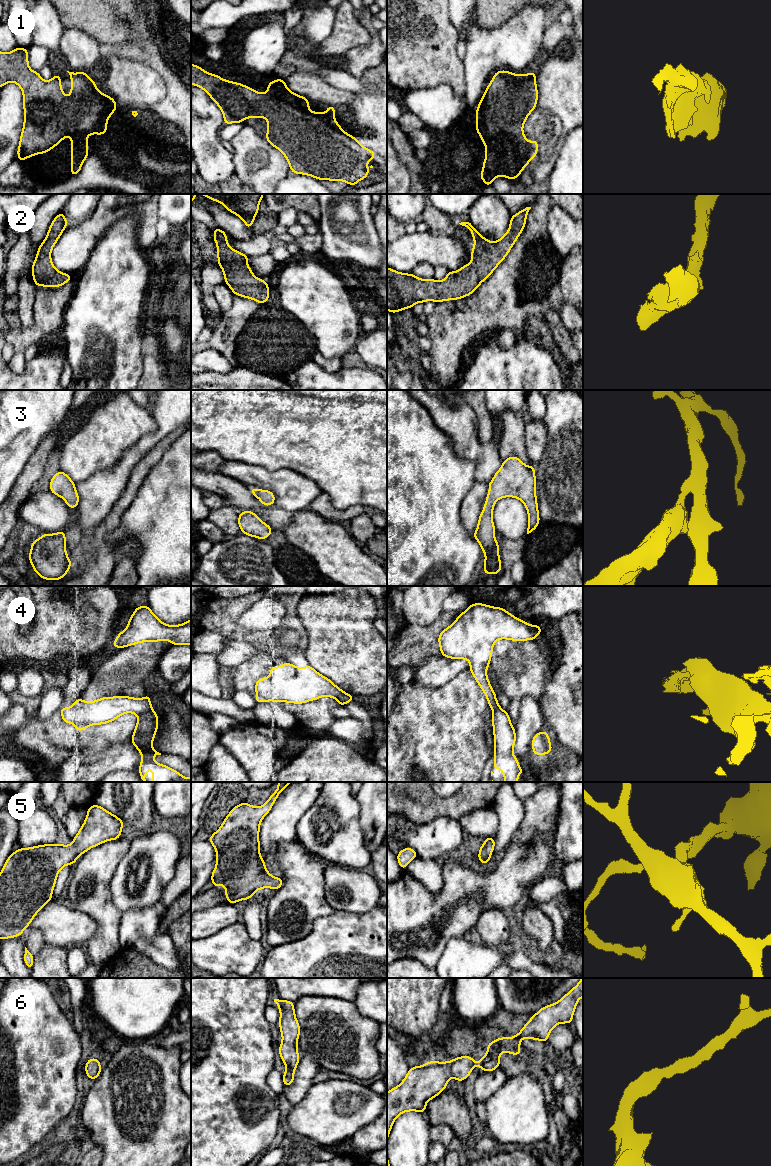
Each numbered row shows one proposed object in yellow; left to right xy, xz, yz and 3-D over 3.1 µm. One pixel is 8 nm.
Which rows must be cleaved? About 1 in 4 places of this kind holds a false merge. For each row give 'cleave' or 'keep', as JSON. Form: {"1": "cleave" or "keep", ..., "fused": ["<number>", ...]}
{"1": "keep", "2": "keep", "3": "keep", "4": "cleave", "5": "keep", "6": "keep", "fused": ["4"]}

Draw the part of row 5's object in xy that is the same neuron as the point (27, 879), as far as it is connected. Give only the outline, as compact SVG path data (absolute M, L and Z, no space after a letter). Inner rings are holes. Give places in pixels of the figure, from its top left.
M93 804L71 845L45 844L19 848L11 853L0 872L0 940L19 937L40 909L51 901L60 870L66 865L74 865L87 850L119 839L123 825L125 823L116 815Z

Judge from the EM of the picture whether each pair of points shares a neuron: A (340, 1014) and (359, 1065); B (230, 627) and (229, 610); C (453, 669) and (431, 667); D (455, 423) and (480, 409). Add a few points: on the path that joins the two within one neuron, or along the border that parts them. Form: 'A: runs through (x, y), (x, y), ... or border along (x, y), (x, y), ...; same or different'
A: runs through (340, 1027), (340, 1038), (353, 1052); same
B: runs through (229, 623), (229, 614); same
C: runs through (448, 669), (436, 669); same
D: border along (452, 406), (467, 404), (473, 410), (478, 435); different

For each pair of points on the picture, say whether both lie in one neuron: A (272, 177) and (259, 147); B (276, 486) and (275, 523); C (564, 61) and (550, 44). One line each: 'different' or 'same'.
A: same
B: different
C: same

